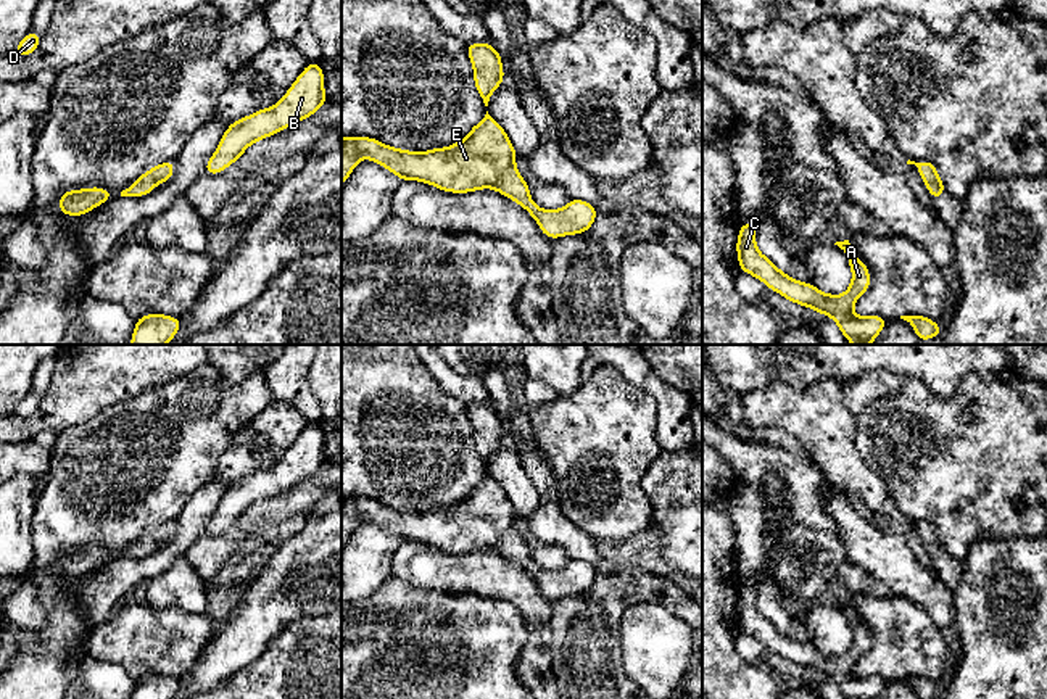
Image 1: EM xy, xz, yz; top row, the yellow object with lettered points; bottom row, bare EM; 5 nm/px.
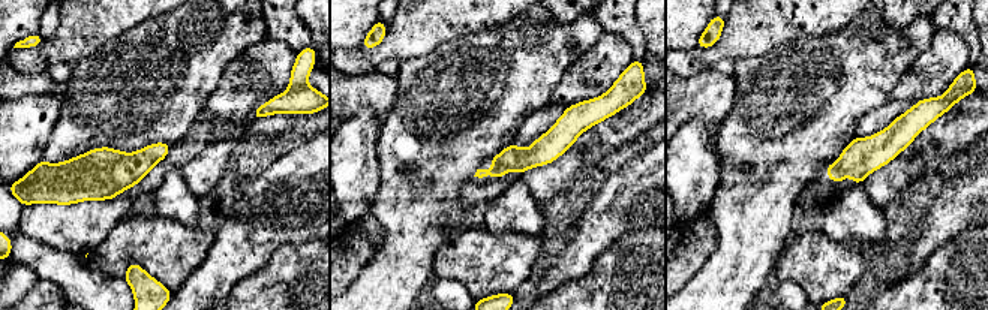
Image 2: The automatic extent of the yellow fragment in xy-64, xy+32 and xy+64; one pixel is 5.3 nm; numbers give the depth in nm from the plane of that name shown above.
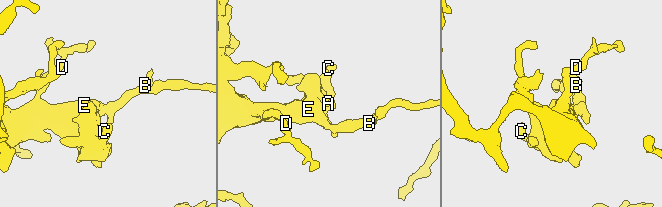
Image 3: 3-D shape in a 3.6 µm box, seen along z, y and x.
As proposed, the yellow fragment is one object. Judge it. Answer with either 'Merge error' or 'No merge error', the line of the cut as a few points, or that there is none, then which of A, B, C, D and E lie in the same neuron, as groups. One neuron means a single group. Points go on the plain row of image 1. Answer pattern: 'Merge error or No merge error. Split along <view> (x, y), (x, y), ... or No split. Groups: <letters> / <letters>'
No merge error. No split. Groups: A B C D E

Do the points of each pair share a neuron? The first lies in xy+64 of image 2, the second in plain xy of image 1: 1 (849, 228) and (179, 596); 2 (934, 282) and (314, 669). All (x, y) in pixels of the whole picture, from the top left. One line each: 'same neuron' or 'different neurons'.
1: same neuron
2: same neuron

